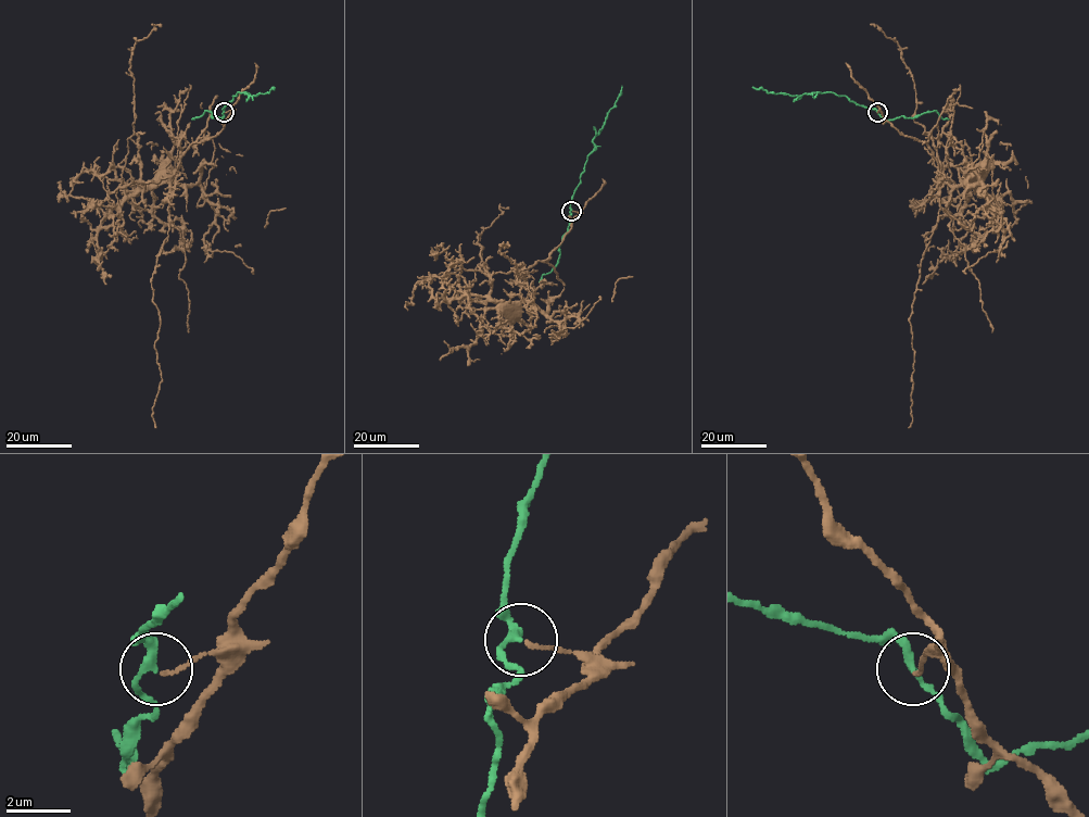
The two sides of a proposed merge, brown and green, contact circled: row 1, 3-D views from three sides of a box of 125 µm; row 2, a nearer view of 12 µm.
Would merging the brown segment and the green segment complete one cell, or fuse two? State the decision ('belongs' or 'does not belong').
does not belong

